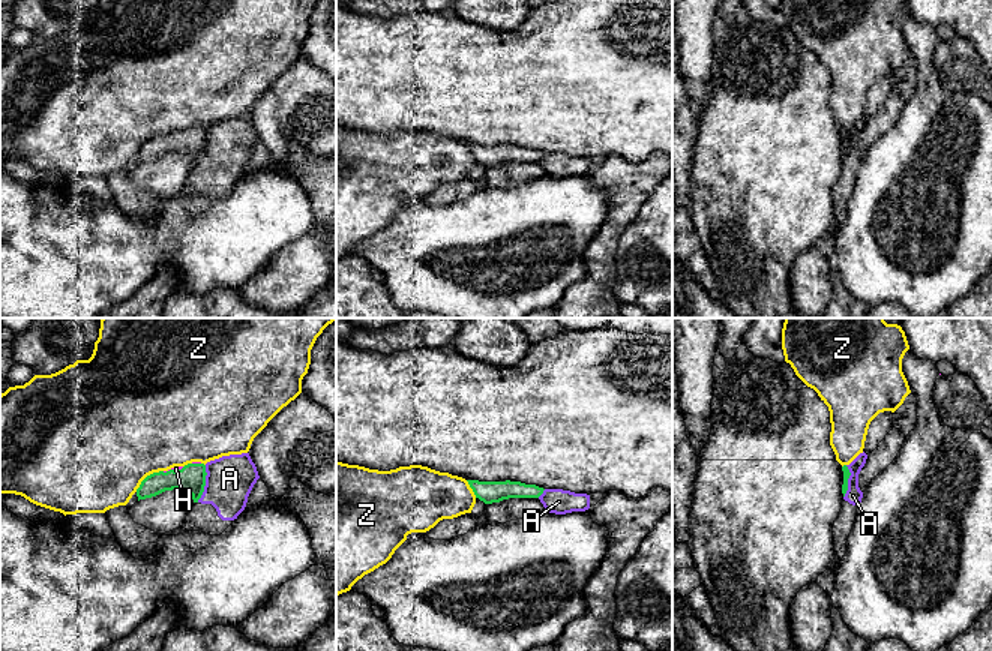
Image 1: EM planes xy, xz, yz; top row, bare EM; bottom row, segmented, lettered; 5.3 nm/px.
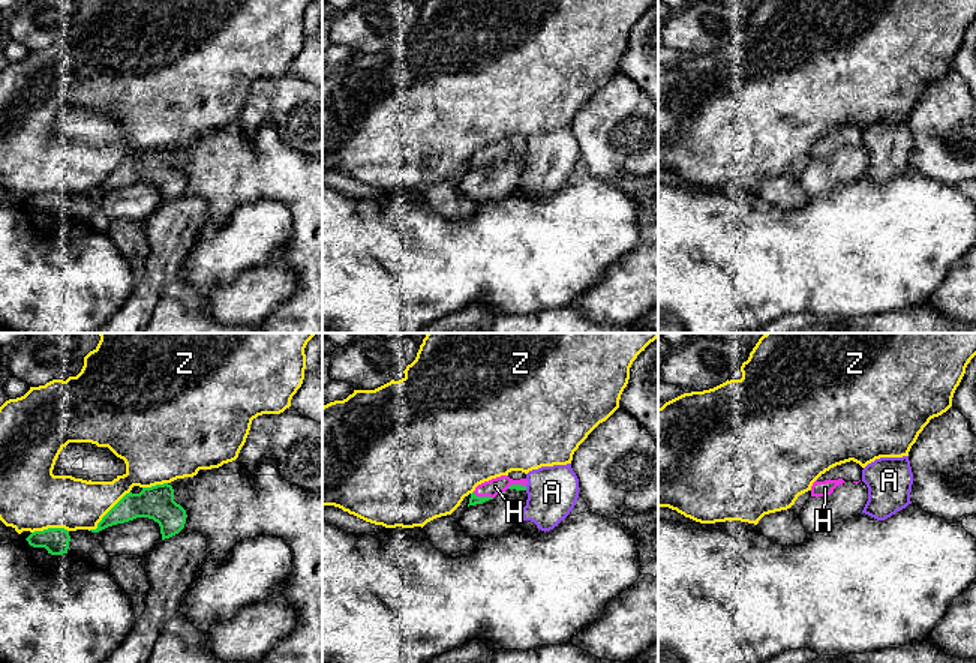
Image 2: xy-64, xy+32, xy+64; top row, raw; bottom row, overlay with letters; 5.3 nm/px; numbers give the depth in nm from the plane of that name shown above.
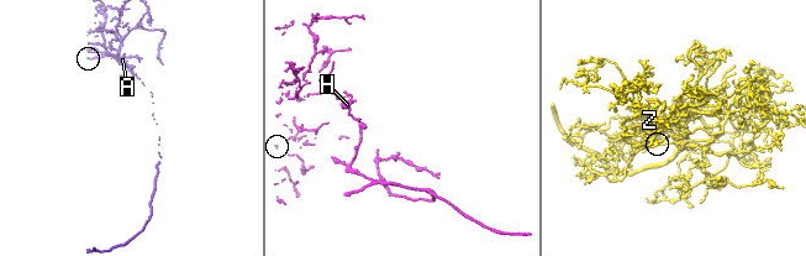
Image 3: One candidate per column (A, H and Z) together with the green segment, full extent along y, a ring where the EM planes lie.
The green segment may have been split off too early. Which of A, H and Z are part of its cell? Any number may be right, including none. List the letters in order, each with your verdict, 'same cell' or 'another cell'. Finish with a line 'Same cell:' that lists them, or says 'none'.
A: another cell
H: same cell
Z: another cell
Same cell: H

